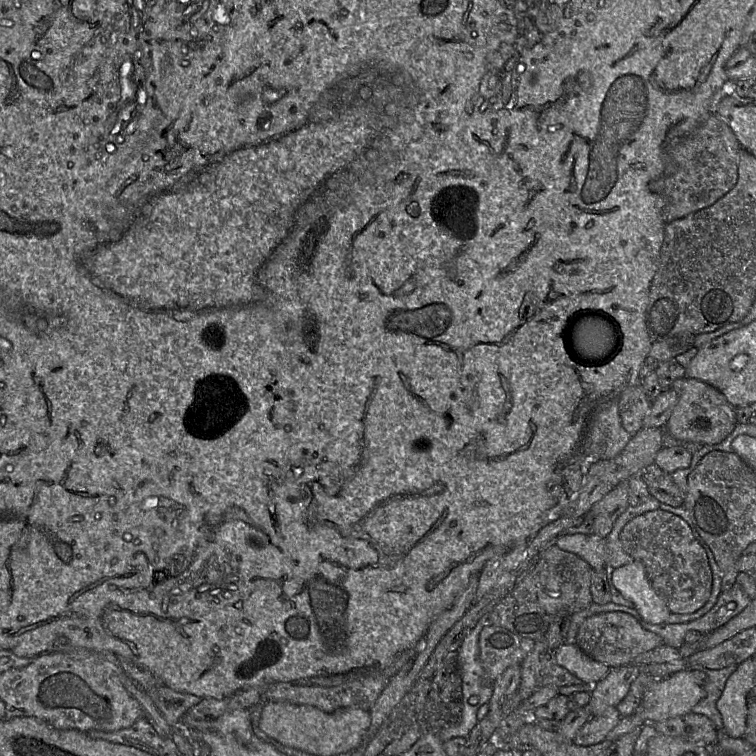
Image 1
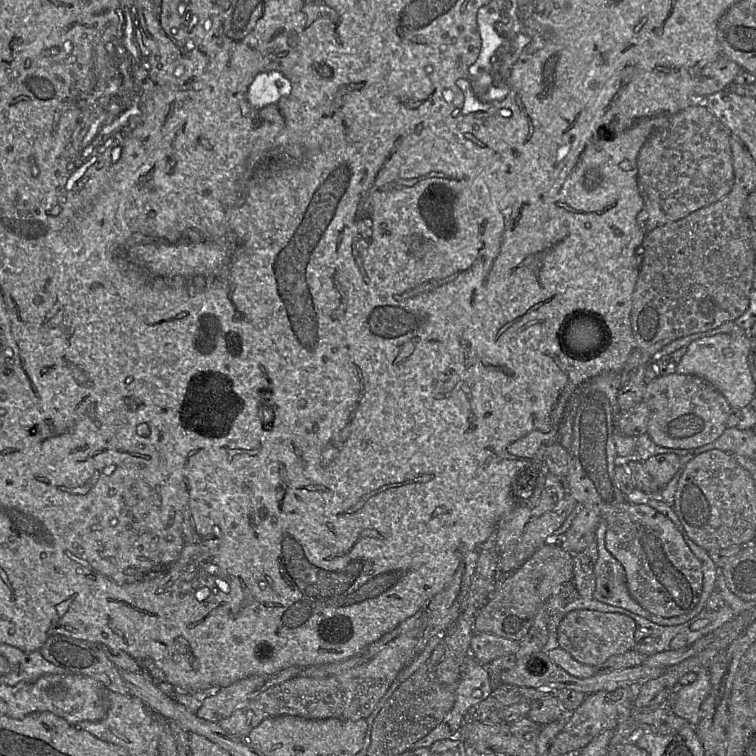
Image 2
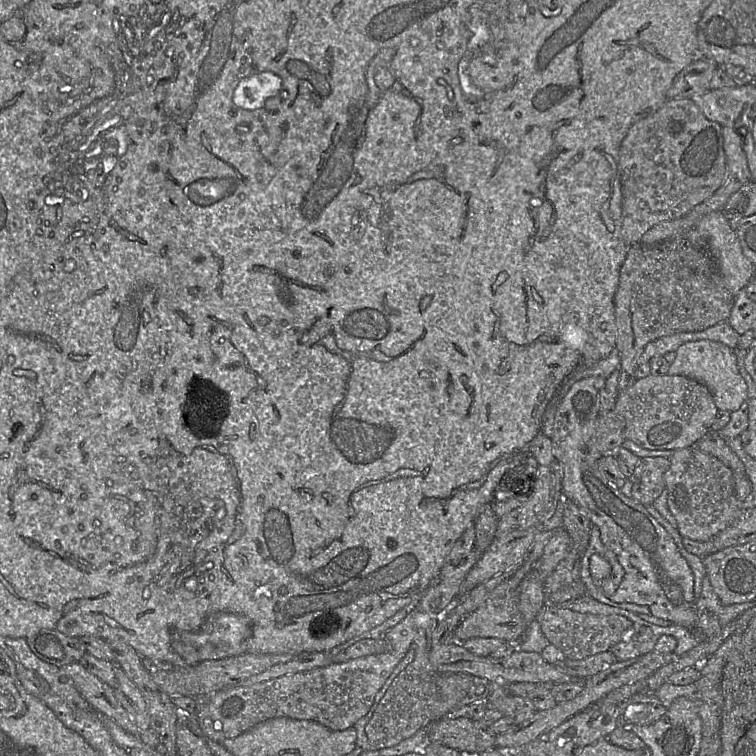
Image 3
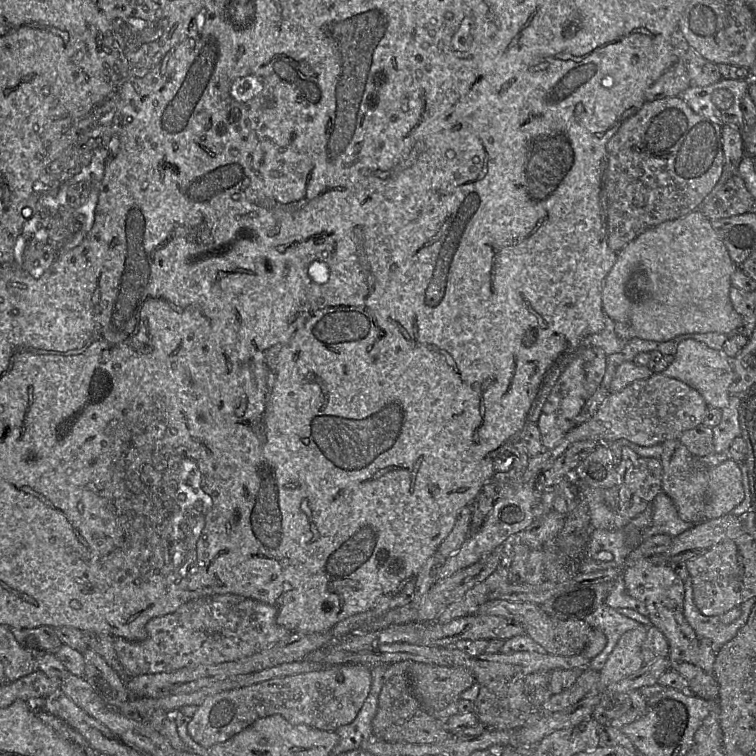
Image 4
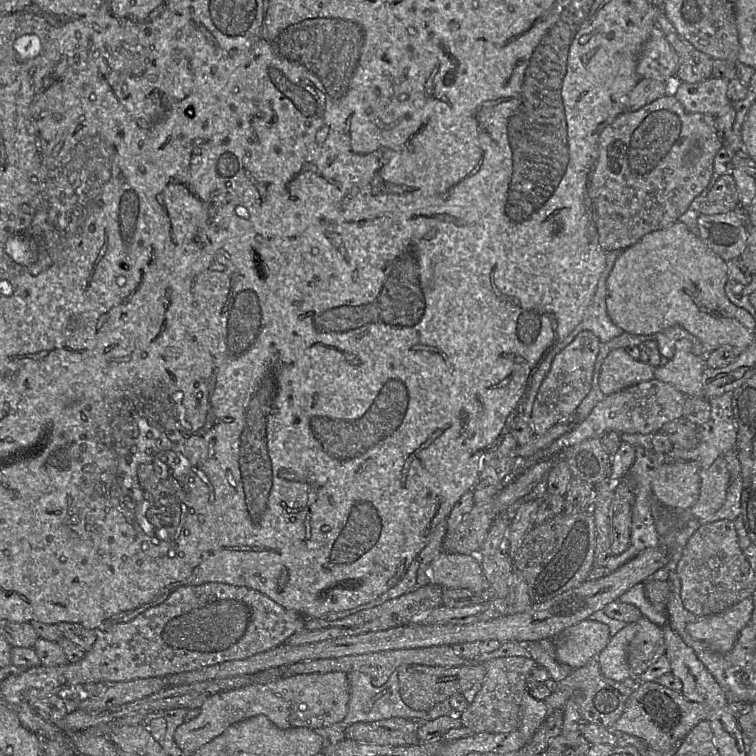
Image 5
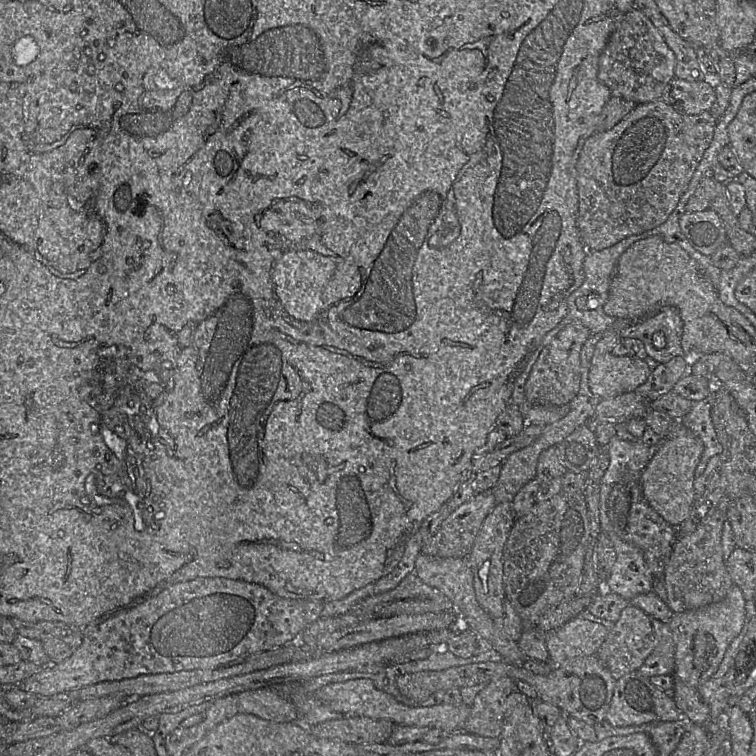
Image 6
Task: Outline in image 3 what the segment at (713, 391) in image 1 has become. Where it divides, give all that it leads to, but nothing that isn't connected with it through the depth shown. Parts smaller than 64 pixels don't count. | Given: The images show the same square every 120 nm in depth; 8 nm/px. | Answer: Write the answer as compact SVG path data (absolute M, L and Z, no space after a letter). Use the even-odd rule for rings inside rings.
M649 375L620 391L614 411L625 420L625 438L649 450L693 446L709 430L718 413L709 388L682 375Z

